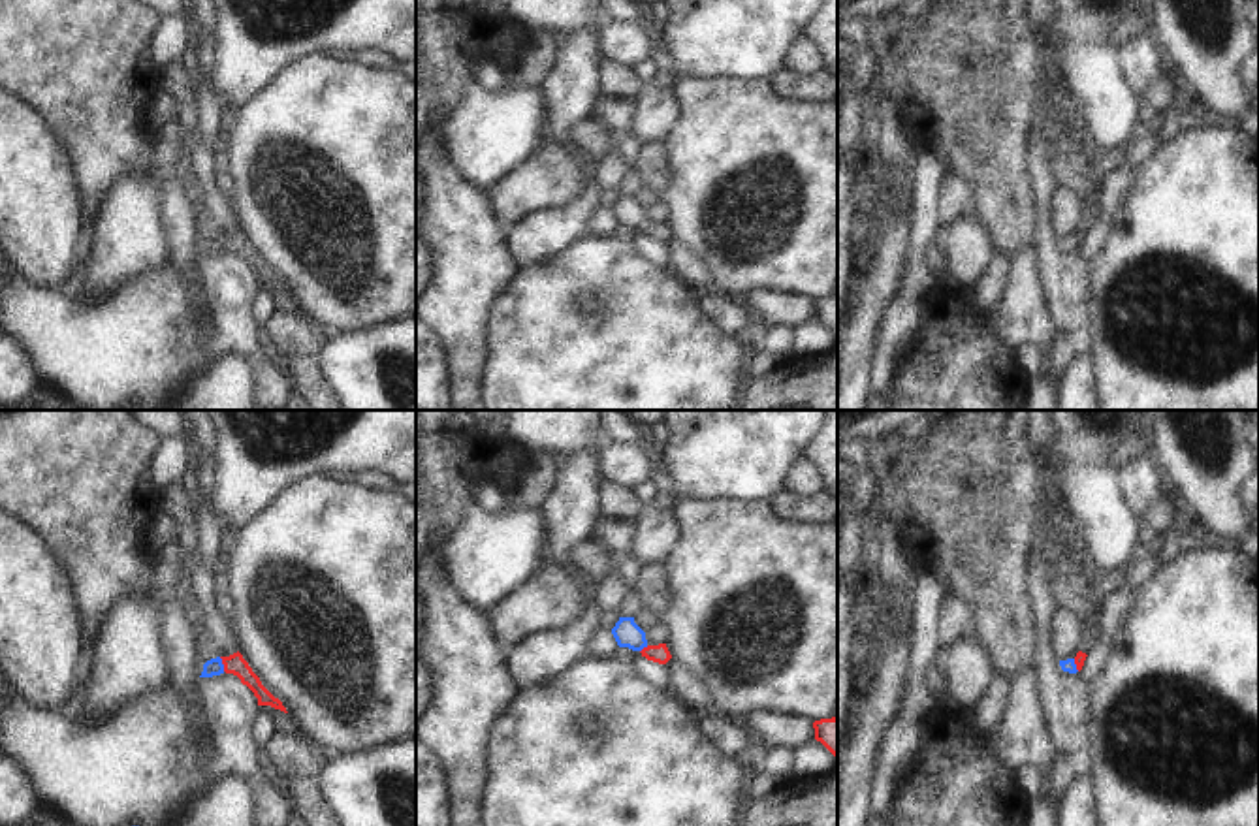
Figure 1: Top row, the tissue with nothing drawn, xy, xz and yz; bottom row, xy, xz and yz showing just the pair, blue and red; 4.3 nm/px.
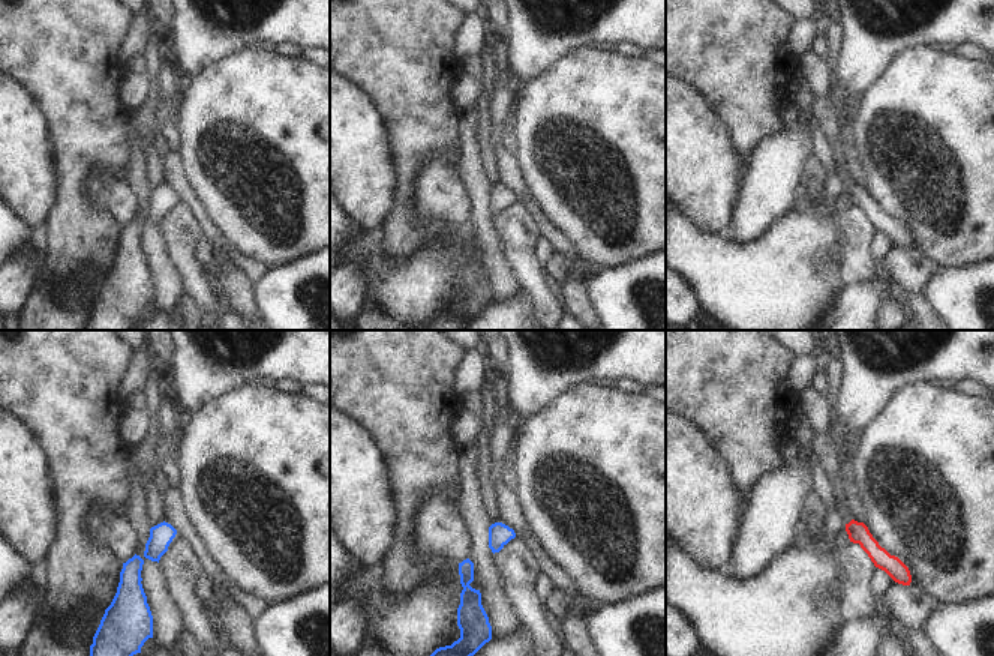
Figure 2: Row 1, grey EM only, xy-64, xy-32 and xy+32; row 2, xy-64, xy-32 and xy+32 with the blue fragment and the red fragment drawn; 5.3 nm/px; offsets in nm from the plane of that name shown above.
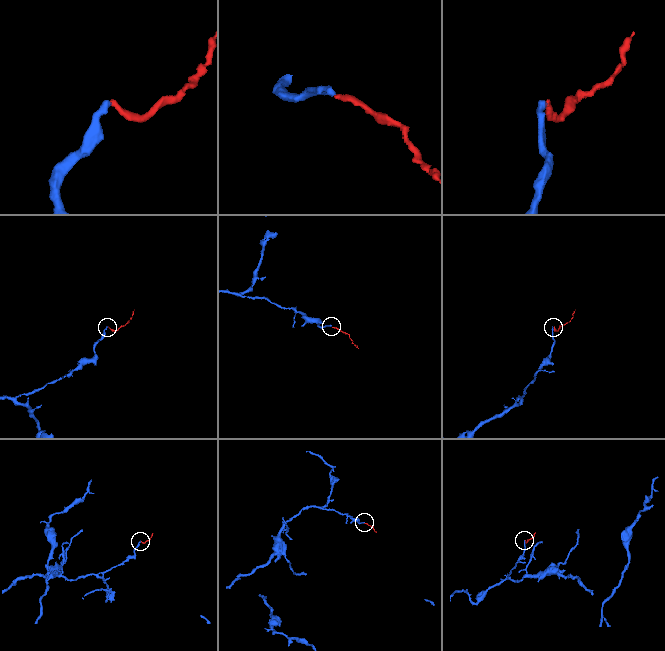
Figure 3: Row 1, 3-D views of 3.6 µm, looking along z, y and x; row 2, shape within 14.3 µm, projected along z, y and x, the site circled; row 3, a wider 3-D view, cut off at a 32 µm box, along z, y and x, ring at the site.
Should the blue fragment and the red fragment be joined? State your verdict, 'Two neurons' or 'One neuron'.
One neuron

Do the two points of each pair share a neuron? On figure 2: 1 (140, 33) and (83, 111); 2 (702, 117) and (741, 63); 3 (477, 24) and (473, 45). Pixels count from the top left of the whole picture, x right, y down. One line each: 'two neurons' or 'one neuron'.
1: two neurons
2: two neurons
3: one neuron

